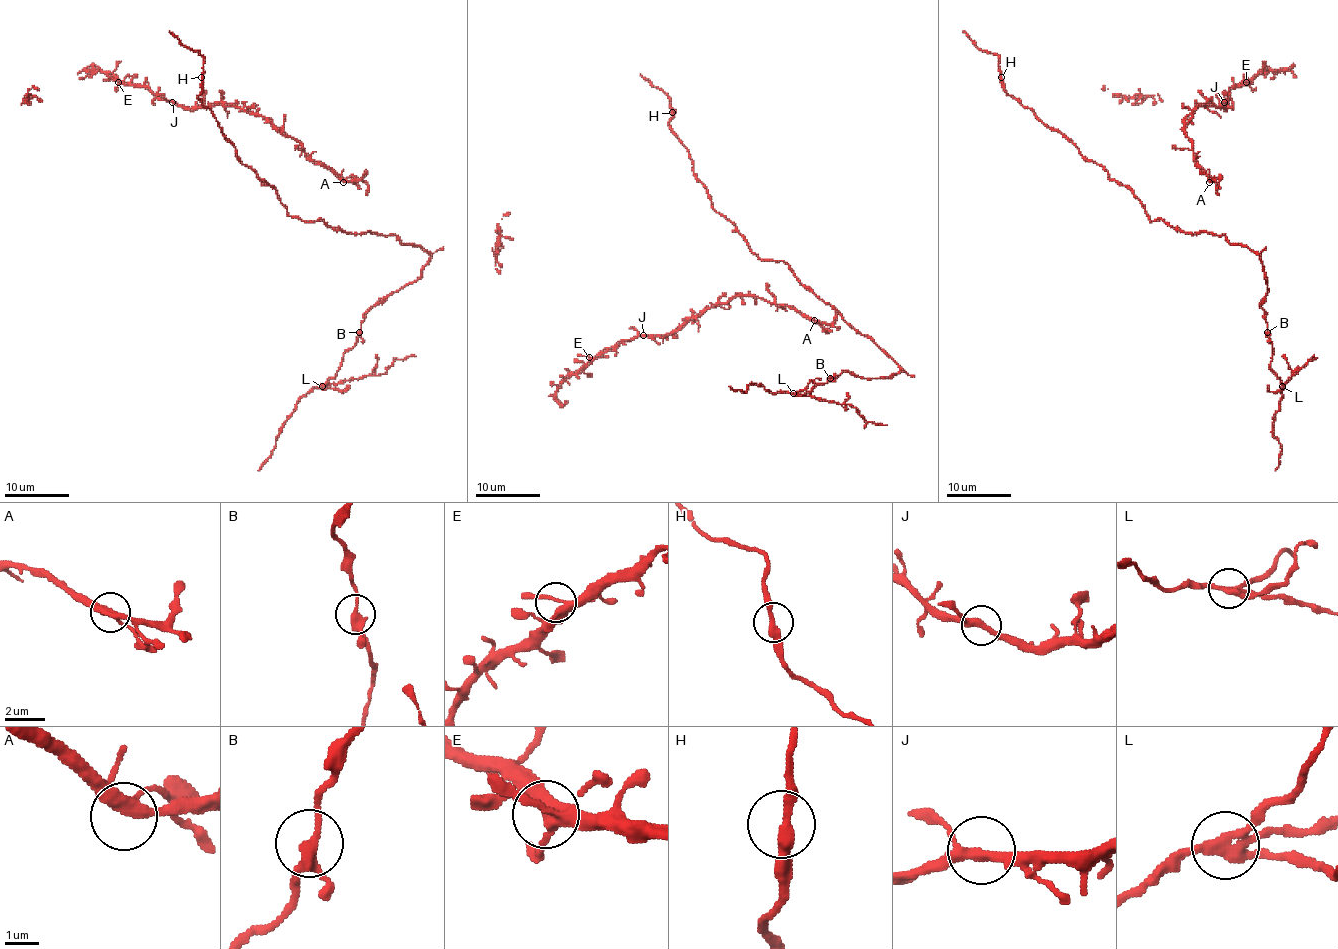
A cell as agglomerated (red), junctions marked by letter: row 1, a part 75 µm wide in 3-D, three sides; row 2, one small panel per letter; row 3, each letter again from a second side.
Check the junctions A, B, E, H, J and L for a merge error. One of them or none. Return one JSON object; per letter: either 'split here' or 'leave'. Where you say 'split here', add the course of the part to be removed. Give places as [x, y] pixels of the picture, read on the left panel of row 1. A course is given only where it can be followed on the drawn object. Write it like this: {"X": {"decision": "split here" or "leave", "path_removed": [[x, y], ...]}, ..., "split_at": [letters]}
{"A": {"decision": "leave"}, "B": {"decision": "leave"}, "E": {"decision": "leave"}, "H": {"decision": "leave"}, "J": {"decision": "leave"}, "L": {"decision": "split here", "path_removed": [[322, 387], [379, 375], [396, 359], [416, 356]]}, "split_at": ["L"]}

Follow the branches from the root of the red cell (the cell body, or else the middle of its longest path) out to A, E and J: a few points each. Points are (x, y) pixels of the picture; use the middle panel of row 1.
A: (830, 325), (814, 320)
E: (830, 325), (761, 298), (735, 296), (687, 319), (669, 333), (621, 339), (589, 357)
J: (830, 325), (809, 320), (787, 306), (777, 306), (761, 298), (735, 296), (687, 319), (669, 333), (643, 335)

